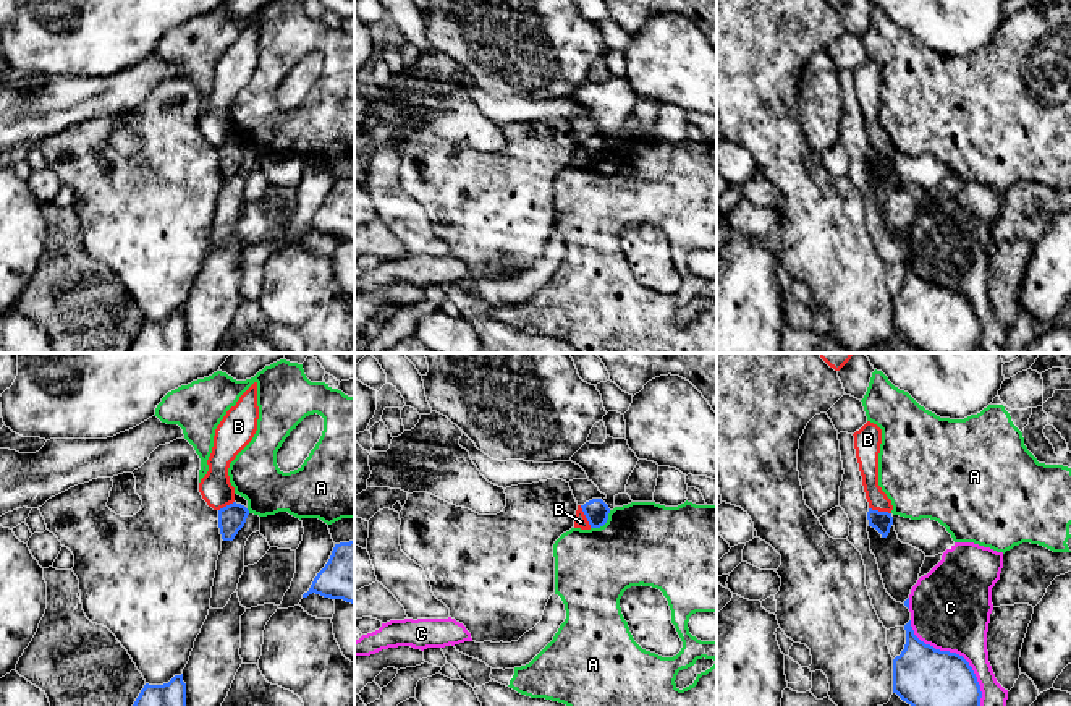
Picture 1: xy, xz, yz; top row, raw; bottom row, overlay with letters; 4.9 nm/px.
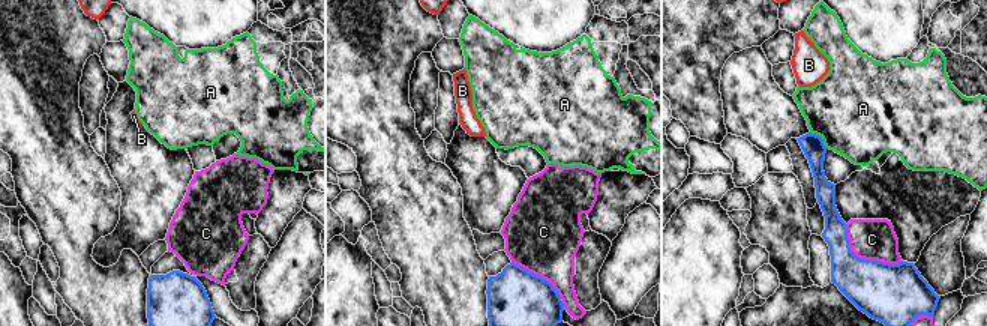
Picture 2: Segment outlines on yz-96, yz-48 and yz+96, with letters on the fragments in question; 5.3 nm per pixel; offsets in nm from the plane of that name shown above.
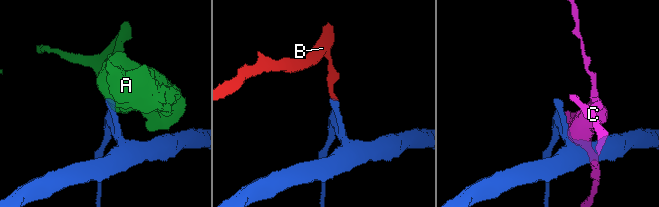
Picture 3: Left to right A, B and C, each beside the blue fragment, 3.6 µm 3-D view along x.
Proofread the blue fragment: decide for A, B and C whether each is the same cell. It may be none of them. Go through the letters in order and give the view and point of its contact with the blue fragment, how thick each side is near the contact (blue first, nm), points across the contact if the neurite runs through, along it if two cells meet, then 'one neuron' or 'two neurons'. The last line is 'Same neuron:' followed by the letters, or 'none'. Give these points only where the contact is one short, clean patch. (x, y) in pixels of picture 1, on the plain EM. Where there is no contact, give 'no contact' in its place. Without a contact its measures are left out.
A: contact xz (604, 161); calibres 120 and 420 nm; two neurons
B: contact xz (586, 154); calibres 120 and 70 nm; border xz (579, 143), (591, 164); two neurons
C: contact yz (958, 292); calibres 340 and 400 nm; two neurons
Same neuron: none

